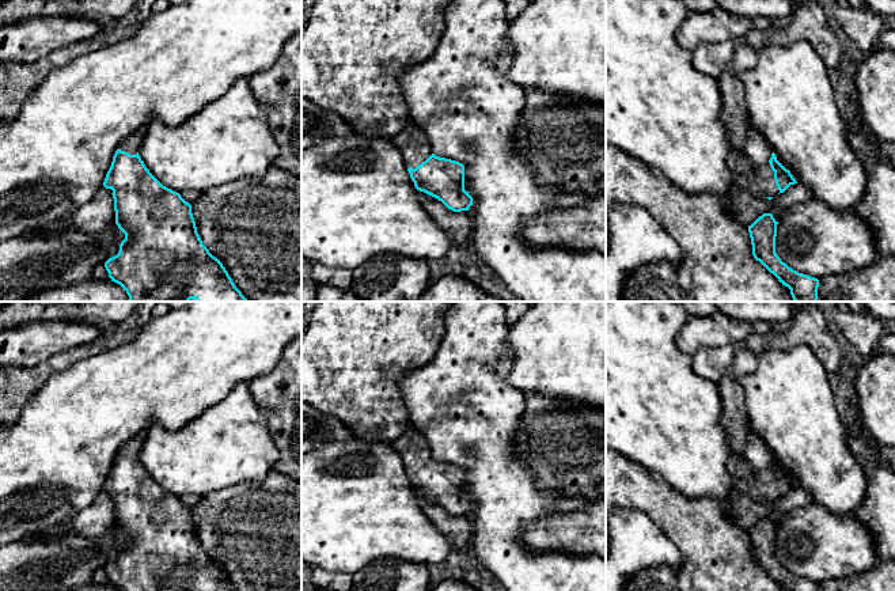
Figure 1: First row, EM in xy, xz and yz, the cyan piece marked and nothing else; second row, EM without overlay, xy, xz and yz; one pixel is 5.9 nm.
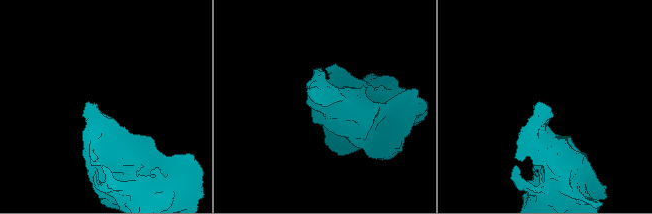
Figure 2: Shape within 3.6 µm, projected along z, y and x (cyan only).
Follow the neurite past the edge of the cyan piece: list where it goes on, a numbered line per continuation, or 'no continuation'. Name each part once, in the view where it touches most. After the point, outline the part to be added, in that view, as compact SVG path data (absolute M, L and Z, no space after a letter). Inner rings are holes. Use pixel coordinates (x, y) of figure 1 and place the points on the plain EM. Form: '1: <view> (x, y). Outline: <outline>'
1: yz (750, 469). Outline: M750 425L744 451L731 455L727 470L736 480L739 490L756 501L775 501L780 495L769 467L771 458L771 450Z

